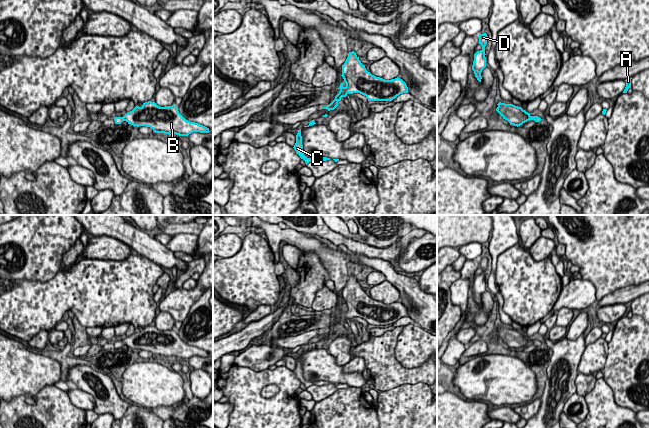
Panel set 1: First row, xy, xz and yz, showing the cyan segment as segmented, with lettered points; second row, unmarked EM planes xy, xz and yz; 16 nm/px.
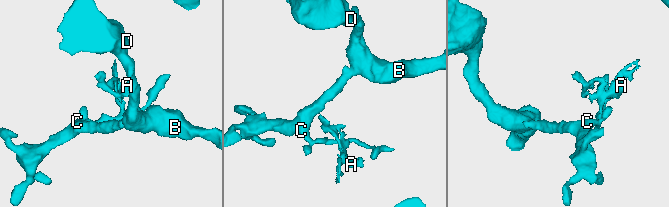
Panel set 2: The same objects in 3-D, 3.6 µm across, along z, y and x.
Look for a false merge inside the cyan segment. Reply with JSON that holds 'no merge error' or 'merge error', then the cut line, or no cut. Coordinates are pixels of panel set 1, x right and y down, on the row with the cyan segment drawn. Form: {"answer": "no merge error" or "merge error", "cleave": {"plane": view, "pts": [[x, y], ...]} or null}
{"answer": "no merge error", "cleave": null}

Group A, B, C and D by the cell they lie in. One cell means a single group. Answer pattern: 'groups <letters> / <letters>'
groups A B C D

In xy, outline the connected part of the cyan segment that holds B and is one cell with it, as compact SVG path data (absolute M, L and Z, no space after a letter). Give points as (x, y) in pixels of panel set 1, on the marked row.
M145 102L141 107L136 106L132 111L126 113L123 117L114 117L116 124L126 121L133 126L150 127L155 133L176 134L179 136L188 136L193 132L209 133L209 128L195 122L186 120L178 111L177 106L160 107L155 102Z

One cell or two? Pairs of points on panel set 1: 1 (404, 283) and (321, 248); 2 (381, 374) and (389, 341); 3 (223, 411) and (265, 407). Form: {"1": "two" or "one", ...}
{"1": "one", "2": "one", "3": "two"}

